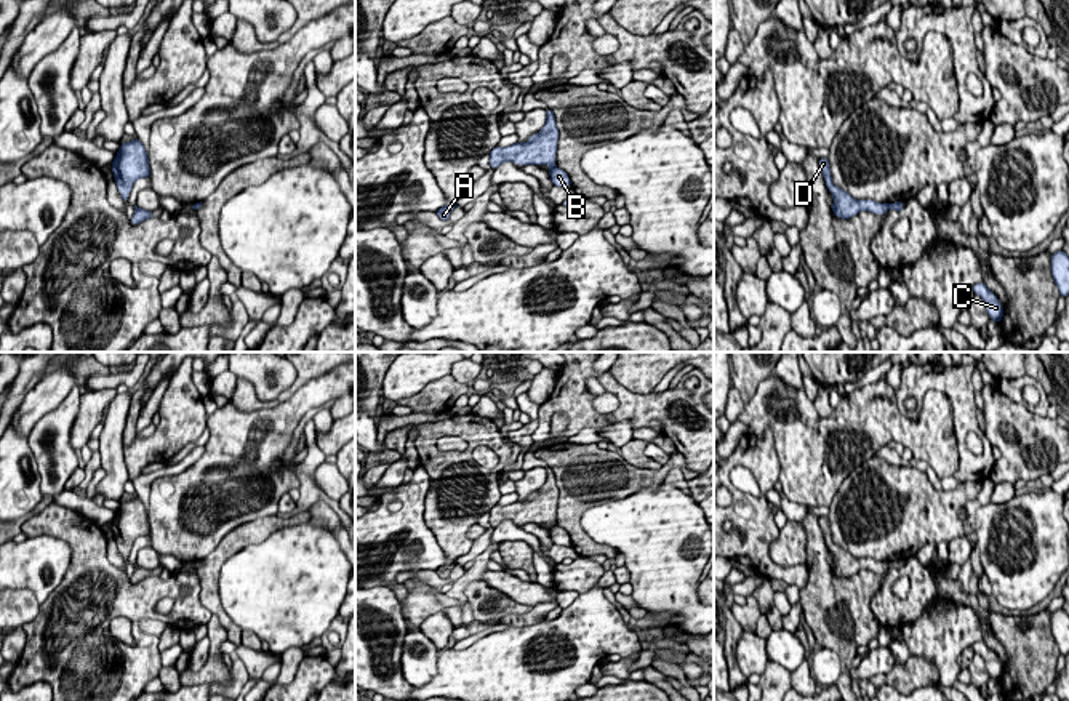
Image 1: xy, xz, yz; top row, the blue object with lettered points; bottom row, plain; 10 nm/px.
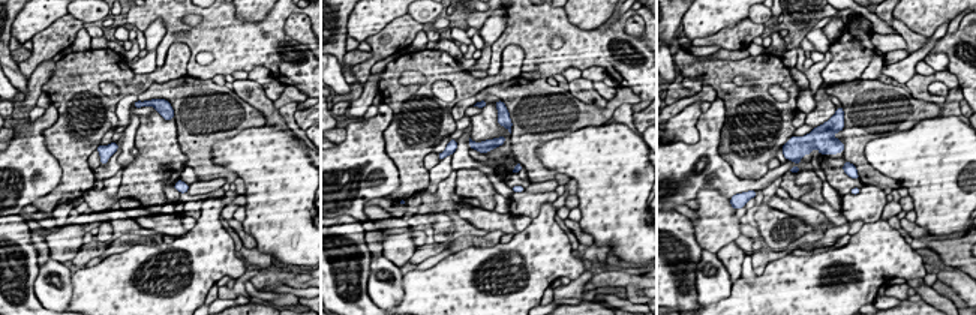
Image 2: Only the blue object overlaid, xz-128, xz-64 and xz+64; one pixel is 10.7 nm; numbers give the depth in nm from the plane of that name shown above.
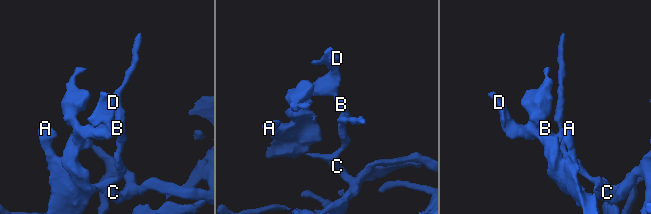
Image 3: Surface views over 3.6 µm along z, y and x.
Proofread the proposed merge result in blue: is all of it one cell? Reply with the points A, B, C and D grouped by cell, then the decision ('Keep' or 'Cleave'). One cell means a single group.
Groups: A D / B C. Cleave

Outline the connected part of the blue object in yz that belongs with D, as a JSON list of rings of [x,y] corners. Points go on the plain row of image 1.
[[[821,515],[818,519],[819,519],[819,527],[823,530],[826,544],[834,557],[832,570],[837,576],[848,578],[848,576],[853,576],[855,573],[858,573],[861,568],[883,575],[883,571],[890,568],[887,562],[879,562],[874,559],[856,559],[843,547],[834,544],[832,535],[831,535],[831,527],[829,527],[829,519],[824,515]]]

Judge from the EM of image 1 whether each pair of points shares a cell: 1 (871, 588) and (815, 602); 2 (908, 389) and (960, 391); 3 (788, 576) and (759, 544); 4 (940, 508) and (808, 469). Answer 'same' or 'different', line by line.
1: same
2: same
3: same
4: different

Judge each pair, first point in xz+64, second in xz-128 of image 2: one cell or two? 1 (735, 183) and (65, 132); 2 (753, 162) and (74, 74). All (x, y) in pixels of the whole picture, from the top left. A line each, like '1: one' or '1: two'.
1: two
2: one

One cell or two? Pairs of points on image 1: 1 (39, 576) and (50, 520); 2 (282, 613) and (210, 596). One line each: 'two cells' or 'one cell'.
1: two cells
2: two cells

